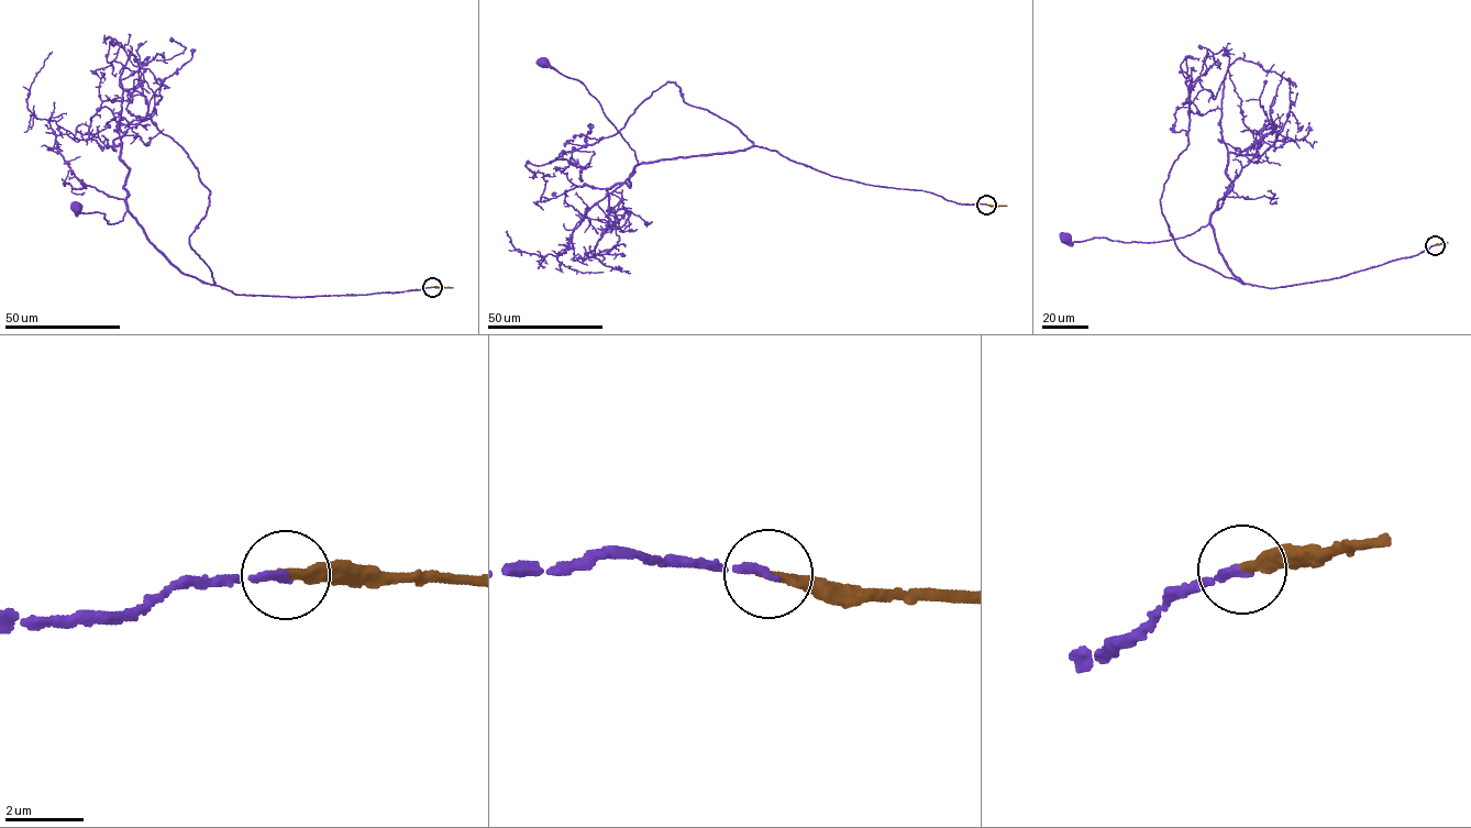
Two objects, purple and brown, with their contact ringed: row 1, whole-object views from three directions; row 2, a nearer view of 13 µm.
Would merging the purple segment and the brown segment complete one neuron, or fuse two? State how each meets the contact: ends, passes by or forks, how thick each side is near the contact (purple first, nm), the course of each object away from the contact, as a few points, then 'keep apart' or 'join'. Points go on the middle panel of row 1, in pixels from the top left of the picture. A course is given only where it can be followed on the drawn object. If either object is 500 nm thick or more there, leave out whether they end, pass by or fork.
purple ends there; brown ends there; 200 nm thick on the purple side, 240 nm on the other; purple runs (987, 205), (958, 203), (927, 191), (833, 177), (752, 145), (639, 163), (587, 88), (544, 62); brown runs (987, 205), (1006, 206); join

